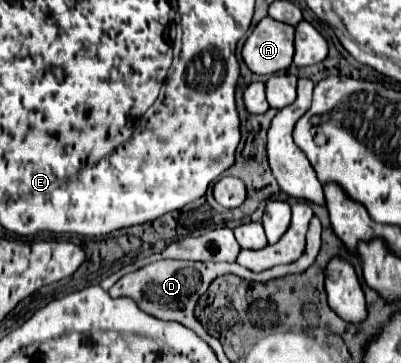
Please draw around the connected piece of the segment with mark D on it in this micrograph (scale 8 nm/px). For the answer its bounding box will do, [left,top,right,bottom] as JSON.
[108,217,322,331]

